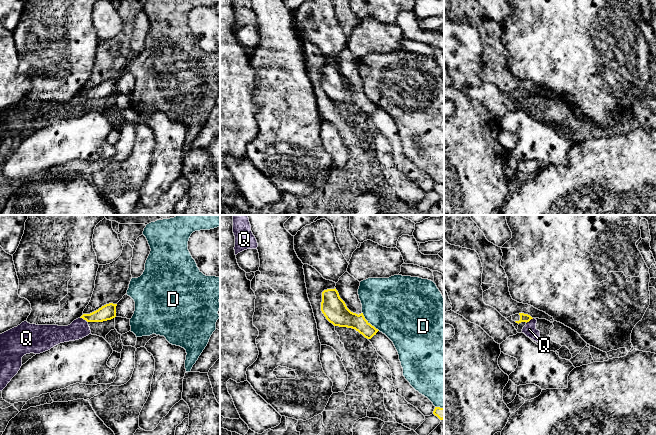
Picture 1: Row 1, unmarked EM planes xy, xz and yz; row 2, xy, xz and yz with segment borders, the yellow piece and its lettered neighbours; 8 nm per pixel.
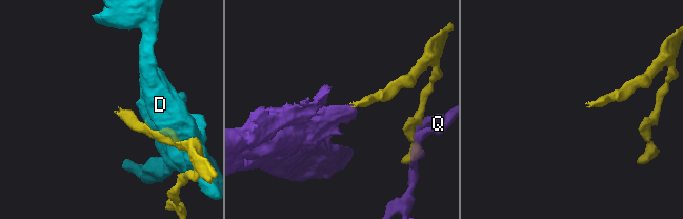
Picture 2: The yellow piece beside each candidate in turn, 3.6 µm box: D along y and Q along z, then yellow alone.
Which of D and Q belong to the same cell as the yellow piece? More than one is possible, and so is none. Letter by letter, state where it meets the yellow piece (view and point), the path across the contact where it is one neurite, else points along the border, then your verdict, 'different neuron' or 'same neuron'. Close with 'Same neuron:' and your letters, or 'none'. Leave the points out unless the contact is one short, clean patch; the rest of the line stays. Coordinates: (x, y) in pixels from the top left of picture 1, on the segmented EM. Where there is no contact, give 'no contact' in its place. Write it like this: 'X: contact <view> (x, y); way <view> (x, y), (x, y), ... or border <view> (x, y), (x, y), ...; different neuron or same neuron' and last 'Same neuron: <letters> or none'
D: contact xz (369, 323); different neuron
Q: contact xy (84, 319); different neuron
Same neuron: none

